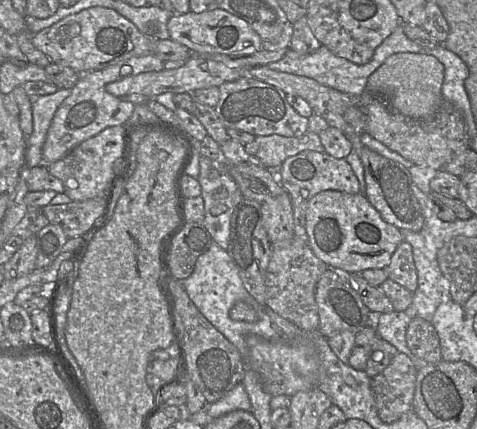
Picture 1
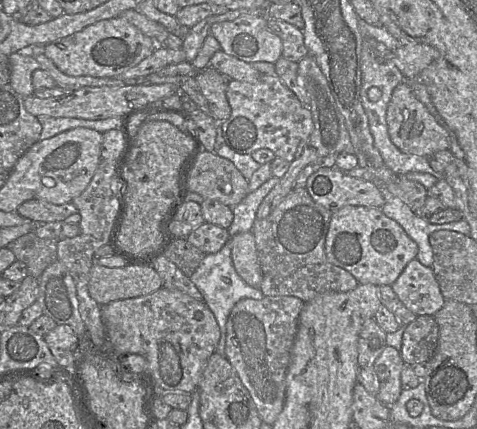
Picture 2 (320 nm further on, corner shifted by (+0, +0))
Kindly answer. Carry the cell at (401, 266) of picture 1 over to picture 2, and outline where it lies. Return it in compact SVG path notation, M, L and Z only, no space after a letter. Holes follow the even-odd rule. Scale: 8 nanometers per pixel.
M412 259L391 285L401 302L416 316L434 316L445 302L432 267Z

